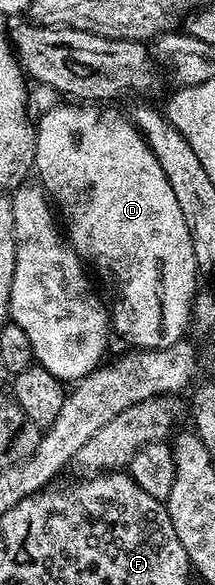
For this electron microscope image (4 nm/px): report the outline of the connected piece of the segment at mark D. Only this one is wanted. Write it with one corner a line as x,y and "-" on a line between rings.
81,105
69,106
73,107
53,107
35,123
35,175
42,179
46,196
56,204
67,242
86,264
101,263
102,269
109,271
113,291
117,294
117,304
111,307
116,334
118,331
125,335
134,348
147,351
182,342
181,327
189,327
191,323
193,296
199,291
199,272
179,201
173,199
171,185
165,183
165,174
157,165
155,153
141,138
132,118
117,119
109,105
92,106
95,107
92,111
84,111

